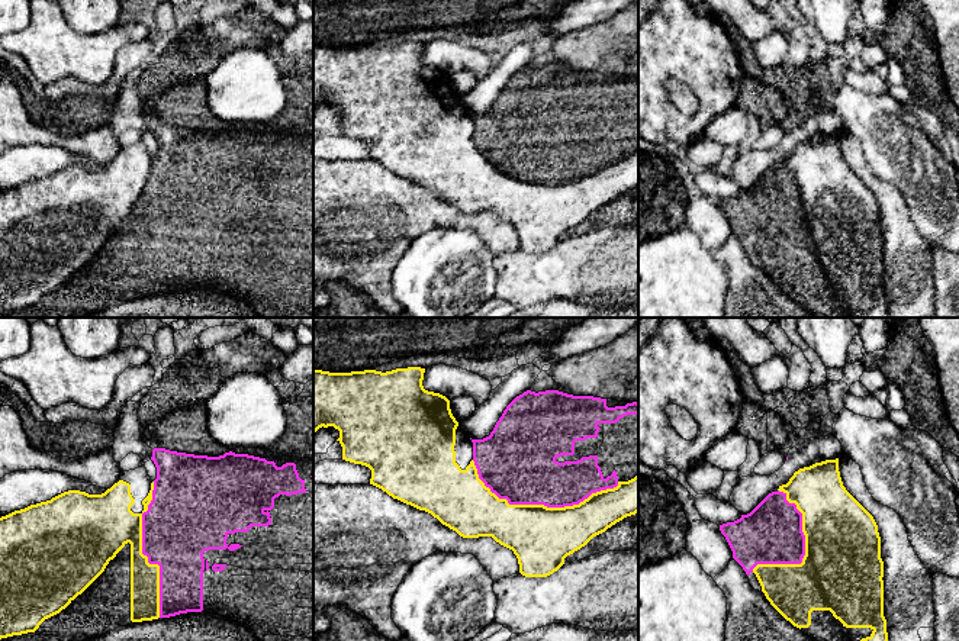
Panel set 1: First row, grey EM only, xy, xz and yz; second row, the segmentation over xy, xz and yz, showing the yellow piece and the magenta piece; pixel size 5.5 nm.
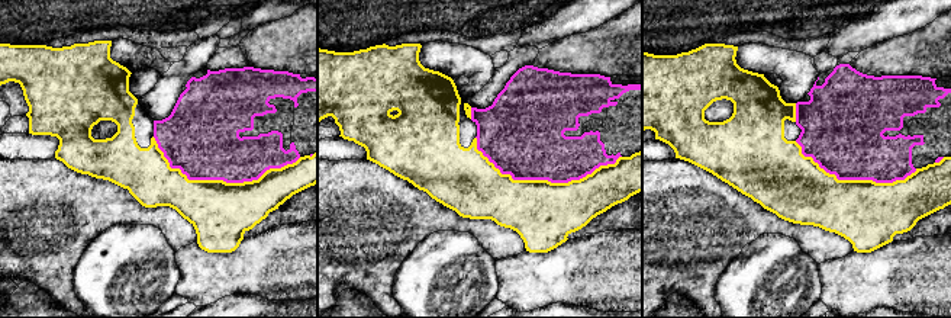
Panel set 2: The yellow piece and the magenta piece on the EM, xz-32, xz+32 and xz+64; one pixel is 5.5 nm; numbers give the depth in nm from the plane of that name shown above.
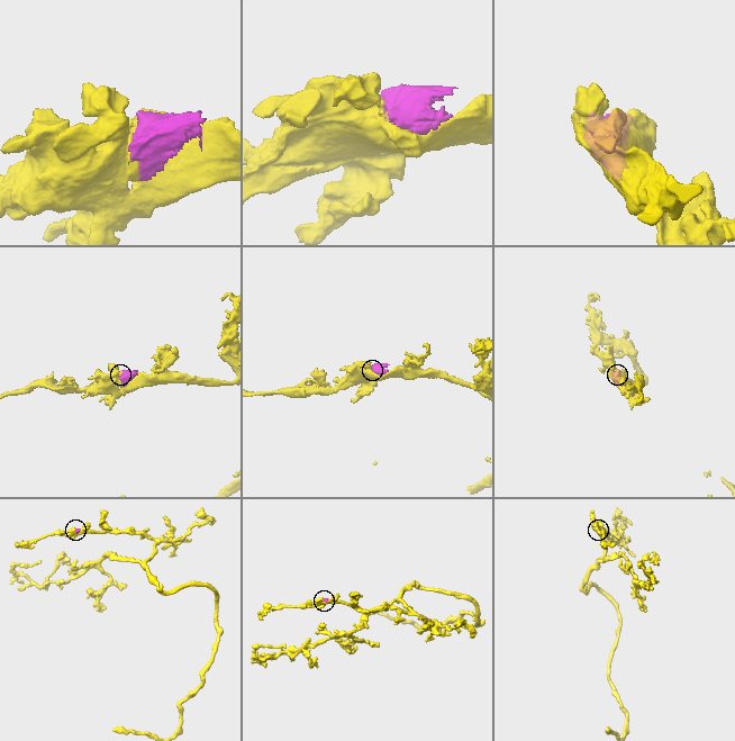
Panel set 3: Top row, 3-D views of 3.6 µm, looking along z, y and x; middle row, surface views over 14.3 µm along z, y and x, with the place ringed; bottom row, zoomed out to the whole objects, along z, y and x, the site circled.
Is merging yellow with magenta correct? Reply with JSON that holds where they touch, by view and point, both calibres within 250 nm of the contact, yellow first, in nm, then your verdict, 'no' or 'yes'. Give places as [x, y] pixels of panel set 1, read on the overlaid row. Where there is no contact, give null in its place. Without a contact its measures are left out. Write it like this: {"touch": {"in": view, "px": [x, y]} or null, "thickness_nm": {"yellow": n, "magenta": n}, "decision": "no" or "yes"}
{"touch": {"in": "xz", "px": [540, 505]}, "thickness_nm": {"yellow": 340, "magenta": 400}, "decision": "no"}

